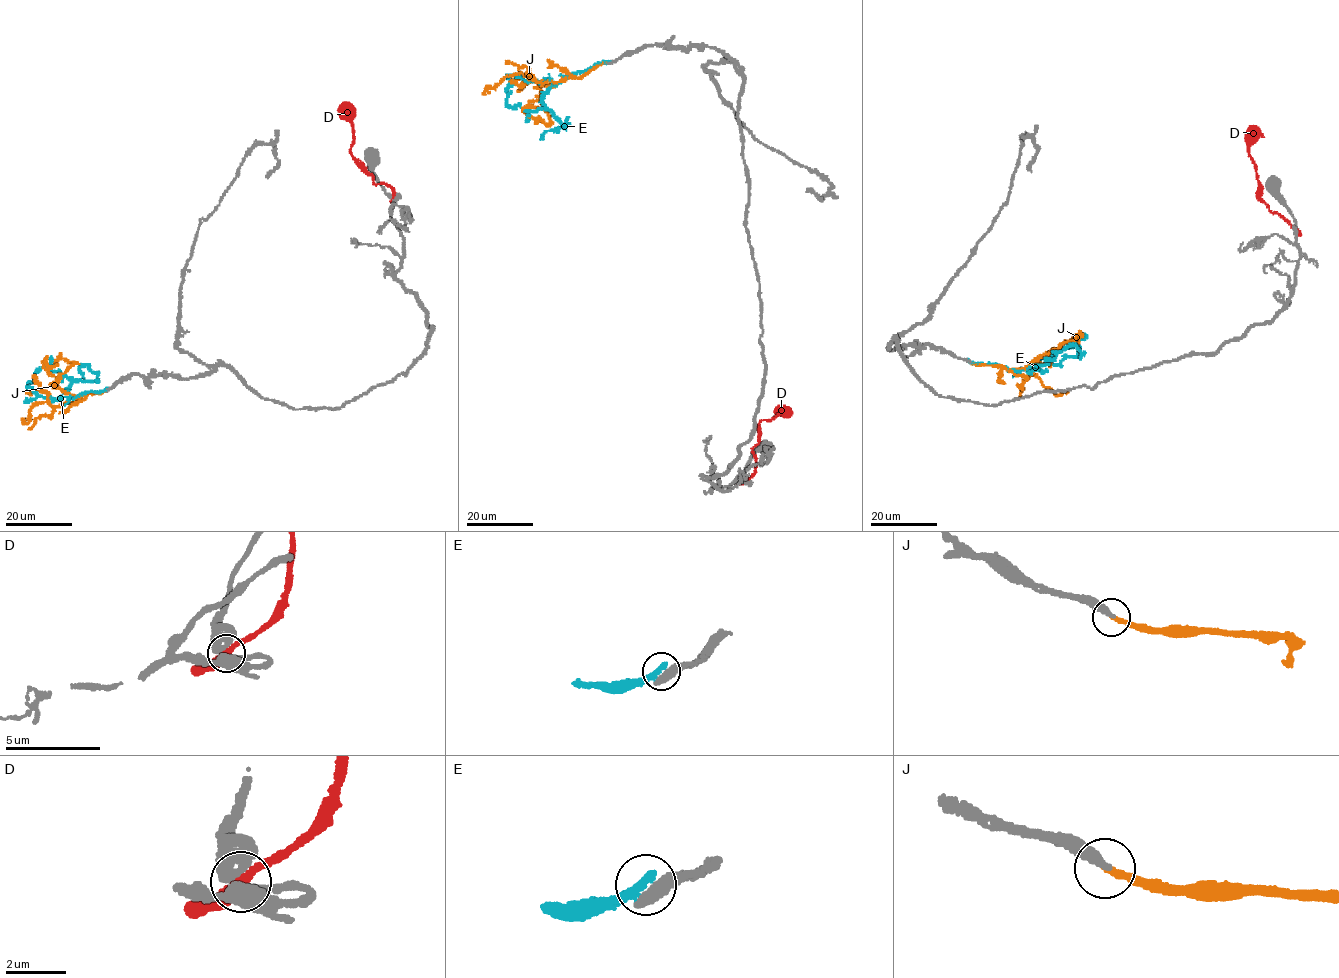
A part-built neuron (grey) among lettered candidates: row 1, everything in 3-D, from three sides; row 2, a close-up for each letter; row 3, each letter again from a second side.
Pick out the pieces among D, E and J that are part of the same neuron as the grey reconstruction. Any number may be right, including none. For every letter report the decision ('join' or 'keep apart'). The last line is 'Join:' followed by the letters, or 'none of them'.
D: keep apart
E: keep apart
J: join
Join: J

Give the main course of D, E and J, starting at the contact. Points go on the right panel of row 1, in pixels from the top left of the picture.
D: (1296, 229), (1278, 214), (1272, 213), (1261, 201), (1257, 170), (1248, 152), (1249, 139), (1258, 127)
E: (969, 360), (1027, 371), (1039, 367), (1041, 357), (1058, 365), (1066, 357), (1074, 357), (1078, 348), (1071, 345)
J: (970, 362), (1010, 370), (1021, 368), (1078, 338), (1065, 341)

